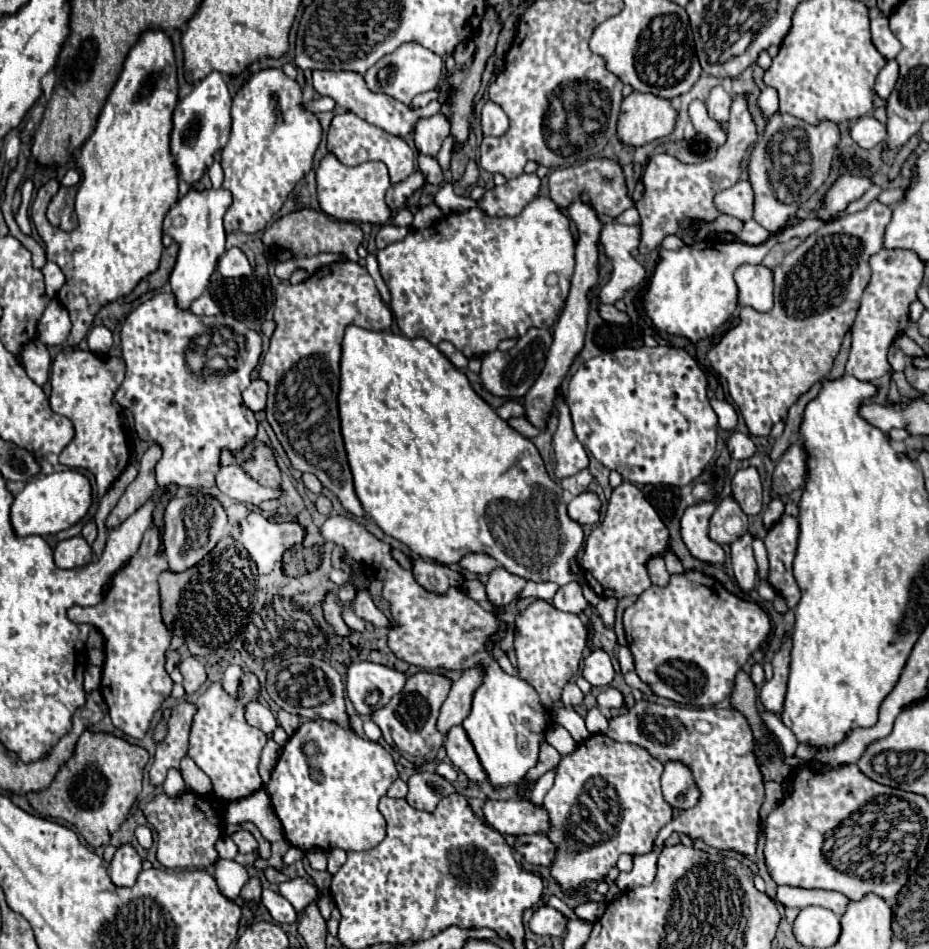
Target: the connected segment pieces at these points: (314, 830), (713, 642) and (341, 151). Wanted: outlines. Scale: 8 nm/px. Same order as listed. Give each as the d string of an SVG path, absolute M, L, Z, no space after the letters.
M316 719L306 721L282 747L280 759L272 769L270 781L264 785L274 813L278 815L286 839L302 849L344 849L344 851L362 851L376 847L386 837L386 821L378 811L378 801L386 795L388 787L398 779L398 771L392 755L380 745L358 737L354 731L346 731L340 725Z
M684 571L670 575L666 587L652 585L624 611L624 631L628 647L634 655L638 677L658 697L688 707L716 705L726 699L734 689L734 677L744 667L754 651L758 651L770 631L770 617L754 601L740 599L724 589L724 585L700 571Z
M354 113L336 115L328 129L328 151L332 151L344 165L360 165L364 161L382 161L386 163L390 171L390 181L400 183L406 177L410 177L414 169L414 151L408 147L408 143L402 137L390 135L380 127L374 127L366 123L364 119L356 117Z

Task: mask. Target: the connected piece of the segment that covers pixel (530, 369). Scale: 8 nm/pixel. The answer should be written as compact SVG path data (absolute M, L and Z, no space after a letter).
M530 329L524 337L518 339L516 347L502 353L502 351L492 351L482 357L482 385L496 397L504 399L520 399L526 395L526 391L534 385L538 379L538 373L542 371L542 365L546 363L548 349L552 345L552 335L546 329Z

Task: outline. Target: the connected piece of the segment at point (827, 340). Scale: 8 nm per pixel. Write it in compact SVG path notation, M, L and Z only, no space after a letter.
M874 199L864 211L844 215L820 227L778 265L778 287L774 289L772 311L758 313L752 307L742 307L740 323L710 349L708 361L722 377L726 377L728 393L744 417L752 437L768 437L774 423L786 417L796 399L830 373L842 339L856 319L862 291L870 281L868 259L884 247L882 237L890 217L892 209Z

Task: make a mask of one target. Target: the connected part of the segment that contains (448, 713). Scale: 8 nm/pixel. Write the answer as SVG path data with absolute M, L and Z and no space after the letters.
M470 669L462 673L462 677L452 685L436 723L442 735L446 735L454 725L460 725L468 717L472 707L472 695L474 689L480 685L480 681L482 681L480 669Z

